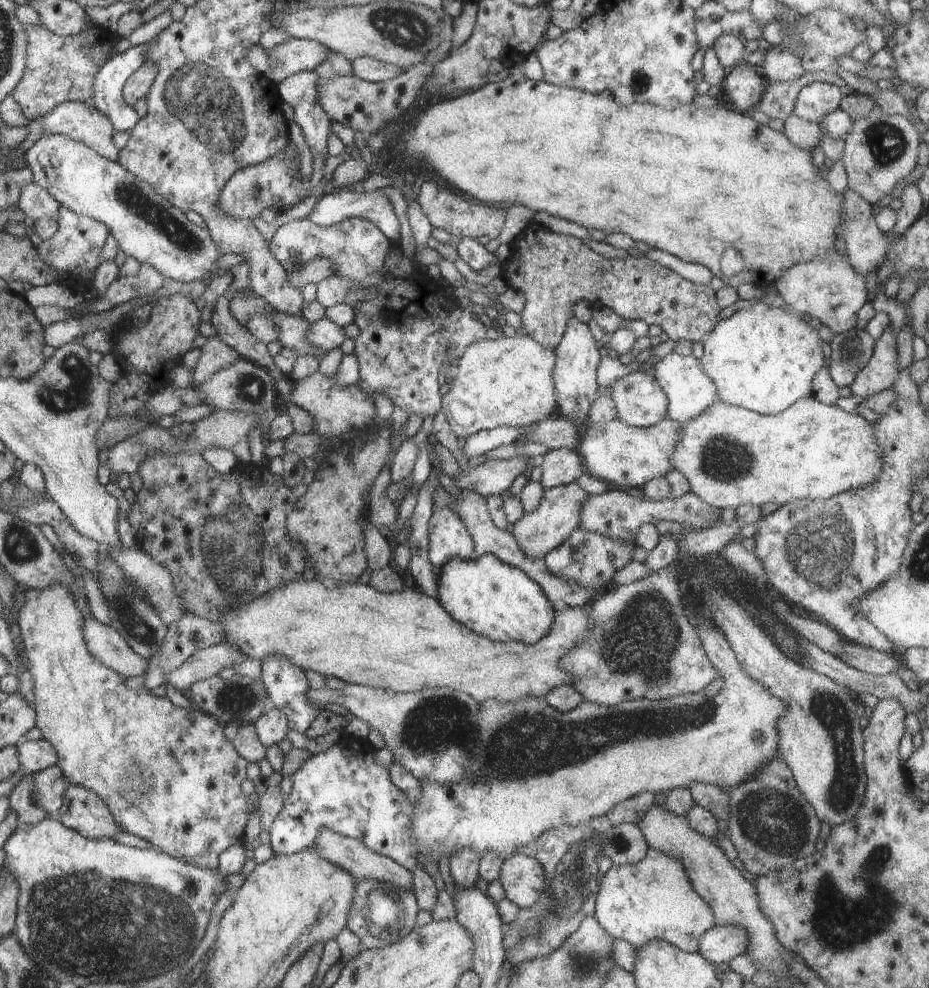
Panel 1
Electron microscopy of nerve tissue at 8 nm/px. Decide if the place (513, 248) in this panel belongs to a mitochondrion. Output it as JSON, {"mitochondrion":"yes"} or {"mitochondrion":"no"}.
{"mitochondrion":"no"}

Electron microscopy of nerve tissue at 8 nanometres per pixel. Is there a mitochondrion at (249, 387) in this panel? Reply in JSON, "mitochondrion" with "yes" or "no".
{"mitochondrion":"yes"}

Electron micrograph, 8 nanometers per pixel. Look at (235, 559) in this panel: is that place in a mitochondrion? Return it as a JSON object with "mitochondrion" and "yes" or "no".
{"mitochondrion":"yes"}

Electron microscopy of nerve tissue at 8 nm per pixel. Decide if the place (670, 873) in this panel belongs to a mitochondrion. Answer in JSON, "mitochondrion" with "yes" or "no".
{"mitochondrion":"no"}

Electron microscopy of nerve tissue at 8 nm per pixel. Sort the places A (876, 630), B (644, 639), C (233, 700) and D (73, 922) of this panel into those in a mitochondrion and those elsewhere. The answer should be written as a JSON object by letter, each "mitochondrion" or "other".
{"A":"other","B":"mitochondrion","C":"mitochondrion","D":"mitochondrion"}

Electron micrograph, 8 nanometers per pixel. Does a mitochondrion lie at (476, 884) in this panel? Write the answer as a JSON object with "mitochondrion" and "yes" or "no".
{"mitochondrion":"no"}

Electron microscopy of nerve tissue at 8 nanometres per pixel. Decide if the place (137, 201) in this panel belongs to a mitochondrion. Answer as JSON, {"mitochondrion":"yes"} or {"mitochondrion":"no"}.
{"mitochondrion":"yes"}

